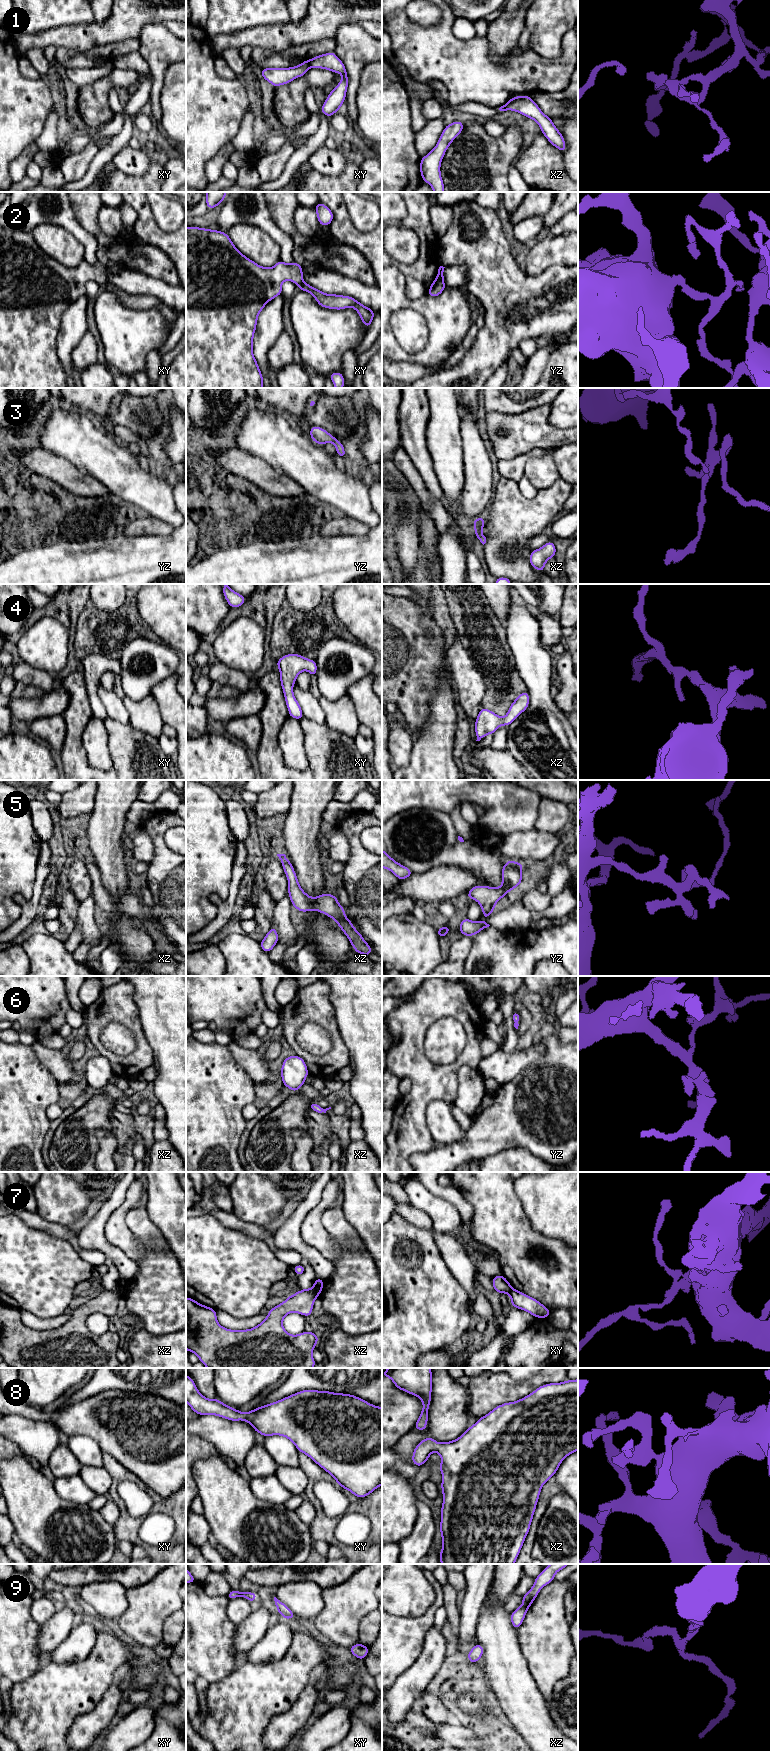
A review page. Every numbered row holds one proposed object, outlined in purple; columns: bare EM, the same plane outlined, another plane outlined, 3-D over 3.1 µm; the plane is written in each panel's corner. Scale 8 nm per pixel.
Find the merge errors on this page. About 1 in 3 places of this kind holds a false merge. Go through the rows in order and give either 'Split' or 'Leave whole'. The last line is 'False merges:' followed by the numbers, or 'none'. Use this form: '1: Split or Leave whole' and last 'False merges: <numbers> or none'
1: Split
2: Split
3: Leave whole
4: Leave whole
5: Leave whole
6: Leave whole
7: Split
8: Leave whole
9: Leave whole
False merges: 1, 2, 7

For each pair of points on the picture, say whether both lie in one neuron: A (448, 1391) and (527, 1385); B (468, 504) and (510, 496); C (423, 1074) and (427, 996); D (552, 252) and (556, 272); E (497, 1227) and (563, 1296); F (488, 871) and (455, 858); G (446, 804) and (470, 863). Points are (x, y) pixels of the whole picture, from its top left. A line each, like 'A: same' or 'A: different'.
A: different
B: different
C: same
D: different
E: same
F: same
G: different

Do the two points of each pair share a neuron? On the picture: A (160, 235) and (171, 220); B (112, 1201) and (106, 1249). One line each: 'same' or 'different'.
A: different
B: same

